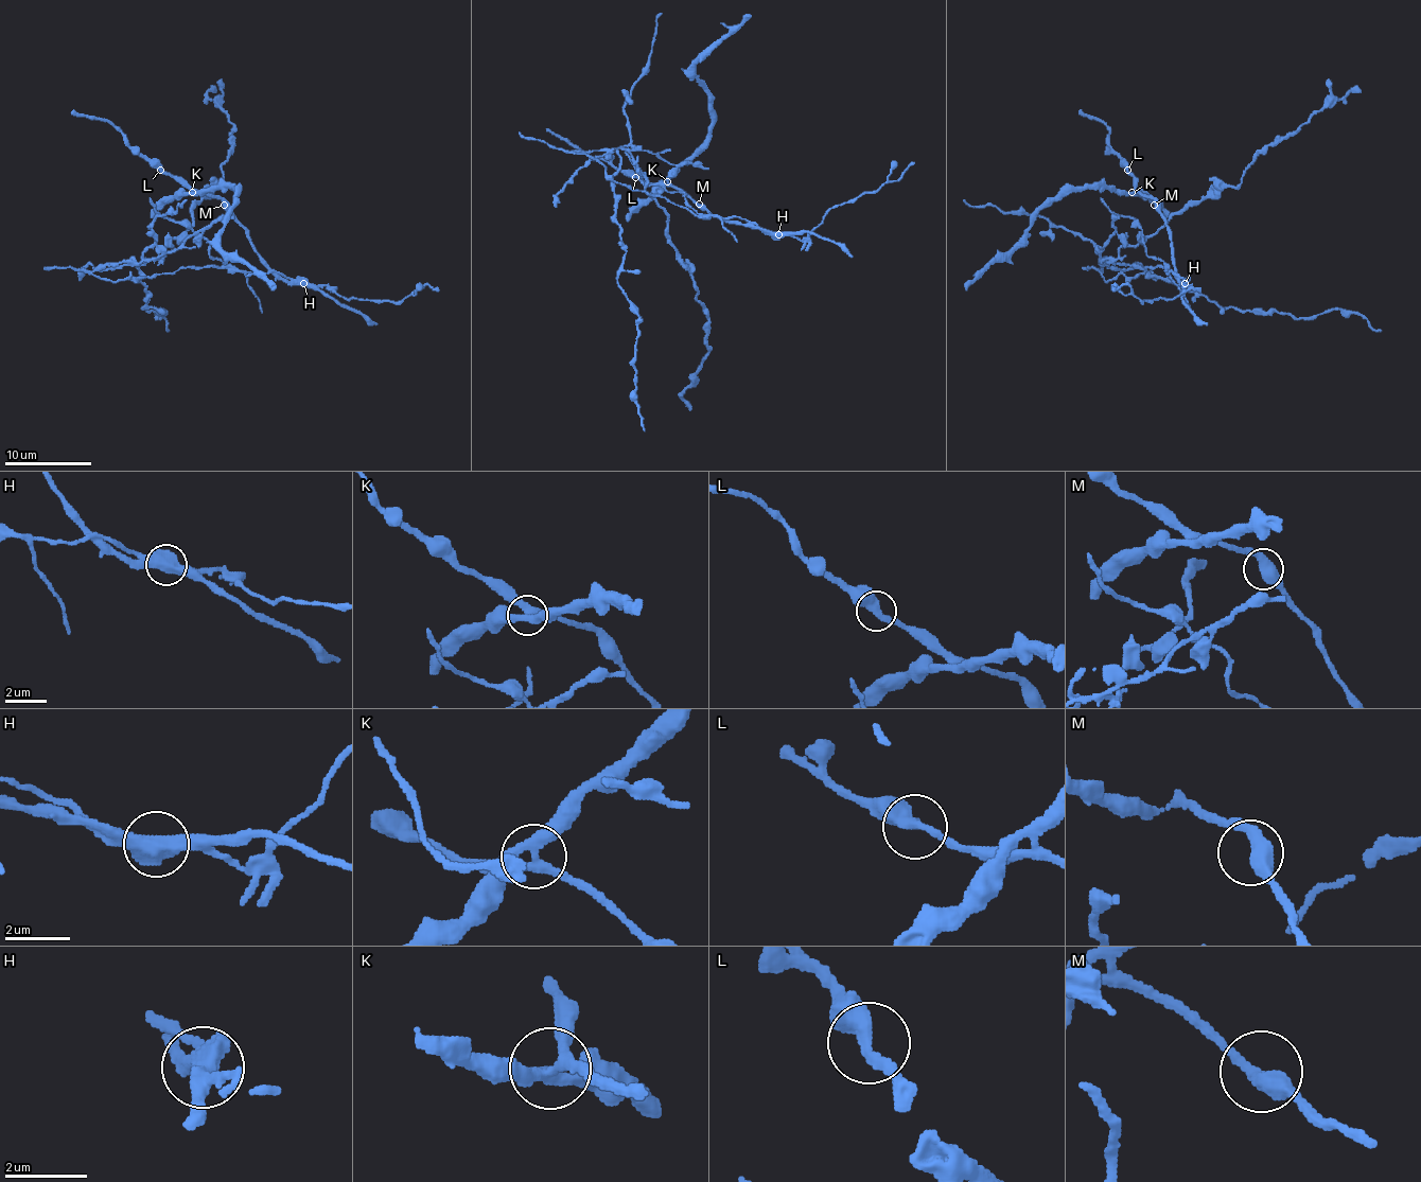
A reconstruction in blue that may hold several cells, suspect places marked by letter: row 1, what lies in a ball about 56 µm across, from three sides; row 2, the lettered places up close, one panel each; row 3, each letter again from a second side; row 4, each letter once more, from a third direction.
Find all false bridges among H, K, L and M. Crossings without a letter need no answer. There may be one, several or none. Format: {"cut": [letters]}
{"cut": ["H", "K"]}

